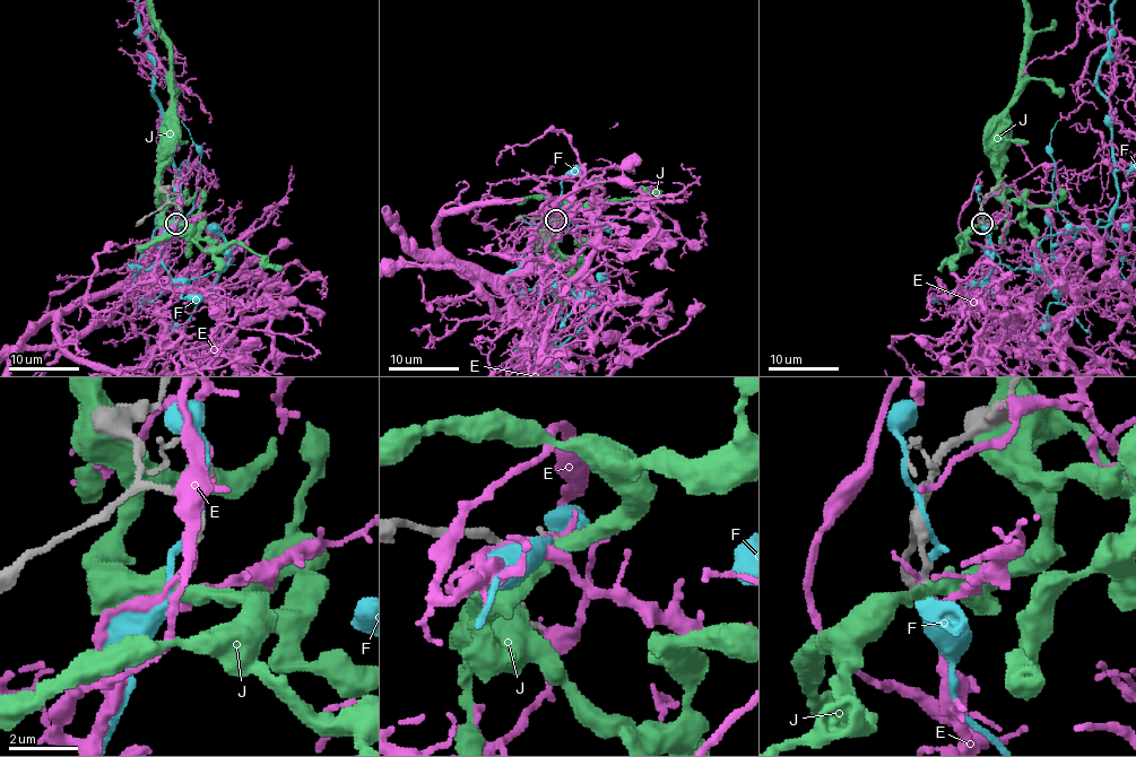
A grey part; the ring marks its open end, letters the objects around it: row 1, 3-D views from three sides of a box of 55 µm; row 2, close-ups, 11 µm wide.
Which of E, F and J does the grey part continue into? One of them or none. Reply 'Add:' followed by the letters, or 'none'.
Add: none

